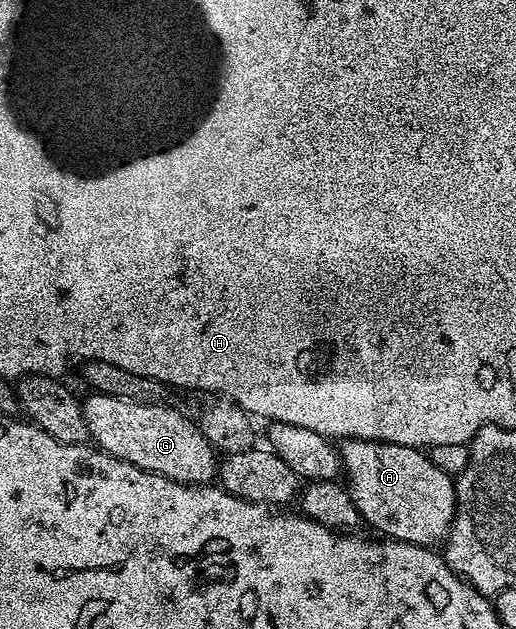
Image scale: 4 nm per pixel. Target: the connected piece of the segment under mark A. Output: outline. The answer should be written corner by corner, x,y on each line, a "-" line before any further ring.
354,438
344,439
337,451
342,471
348,476
347,493
366,527
376,528
376,533
386,539
406,544
435,546
446,537
455,517
455,482
445,470
433,466
426,451

